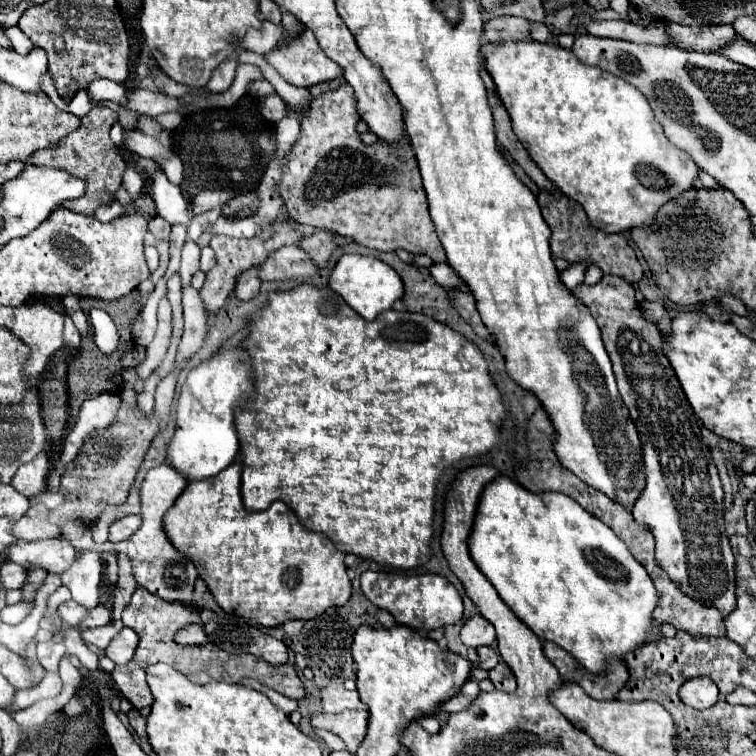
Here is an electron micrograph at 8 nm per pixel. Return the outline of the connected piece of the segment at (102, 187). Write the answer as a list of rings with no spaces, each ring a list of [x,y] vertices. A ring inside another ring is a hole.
[[[95,107],[91,109],[83,121],[81,127],[65,137],[65,141],[59,141],[51,149],[39,149],[29,157],[31,165],[49,165],[49,167],[59,167],[69,173],[75,173],[75,177],[83,177],[87,181],[87,193],[79,199],[65,201],[63,207],[67,207],[73,213],[83,213],[83,215],[93,215],[93,211],[99,205],[111,203],[115,199],[115,191],[121,187],[121,175],[125,171],[125,161],[123,157],[115,151],[115,145],[109,137],[109,127],[117,121],[117,113],[109,107]]]

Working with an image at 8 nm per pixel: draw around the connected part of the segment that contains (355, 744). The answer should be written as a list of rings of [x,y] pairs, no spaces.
[[[347,709],[335,715],[319,713],[311,719],[311,725],[315,729],[325,729],[325,731],[339,735],[349,747],[349,751],[355,753],[367,735],[367,719],[369,719],[367,711]]]

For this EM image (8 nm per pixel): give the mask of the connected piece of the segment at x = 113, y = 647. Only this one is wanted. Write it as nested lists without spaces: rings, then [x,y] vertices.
[[[123,627],[123,631],[109,643],[105,653],[107,653],[107,657],[113,663],[125,665],[125,663],[129,663],[133,659],[135,649],[137,649],[137,635],[135,635],[135,631],[129,629],[129,627]]]

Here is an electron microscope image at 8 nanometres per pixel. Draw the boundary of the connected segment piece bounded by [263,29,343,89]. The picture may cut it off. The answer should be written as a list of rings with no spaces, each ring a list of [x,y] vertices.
[[[305,29],[305,31],[299,33],[297,37],[289,39],[287,43],[277,45],[273,51],[269,51],[269,53],[263,55],[263,57],[265,57],[265,61],[267,61],[271,67],[275,67],[275,69],[279,71],[279,75],[281,75],[287,83],[291,83],[291,85],[295,85],[295,87],[307,87],[307,89],[309,89],[309,87],[313,87],[313,85],[317,85],[317,83],[331,81],[331,79],[343,75],[343,69],[341,69],[335,61],[331,61],[331,59],[325,55],[325,51],[319,47],[315,35],[313,35],[309,29]]]

